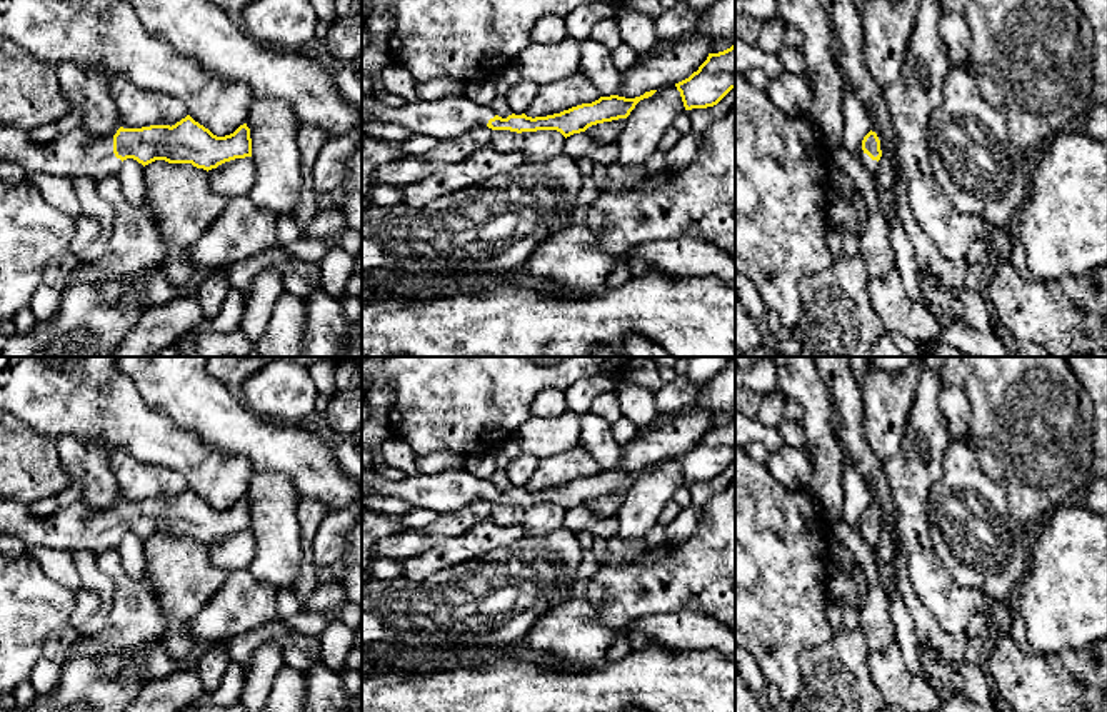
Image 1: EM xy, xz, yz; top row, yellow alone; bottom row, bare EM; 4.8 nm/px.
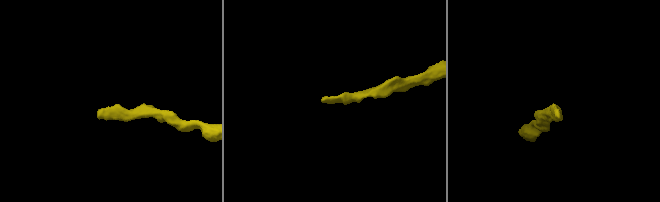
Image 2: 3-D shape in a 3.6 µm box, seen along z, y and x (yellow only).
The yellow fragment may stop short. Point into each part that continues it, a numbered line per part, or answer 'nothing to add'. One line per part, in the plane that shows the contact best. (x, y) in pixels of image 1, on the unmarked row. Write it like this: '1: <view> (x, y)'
1: xy (77, 526)

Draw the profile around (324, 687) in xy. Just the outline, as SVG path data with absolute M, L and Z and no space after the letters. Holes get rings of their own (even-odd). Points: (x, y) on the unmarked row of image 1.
M322 660L305 672L307 704L303 712L355 712L355 697L343 687L337 672Z

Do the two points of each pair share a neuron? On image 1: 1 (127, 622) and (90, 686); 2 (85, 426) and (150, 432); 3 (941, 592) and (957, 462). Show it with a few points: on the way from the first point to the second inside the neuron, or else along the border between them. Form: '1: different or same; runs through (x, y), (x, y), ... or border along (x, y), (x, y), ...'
1: different; border along (107, 654), (69, 659)
2: same; runs through (102, 426), (134, 426)
3: different; border along (929, 527), (932, 549), (947, 572), (974, 589)

